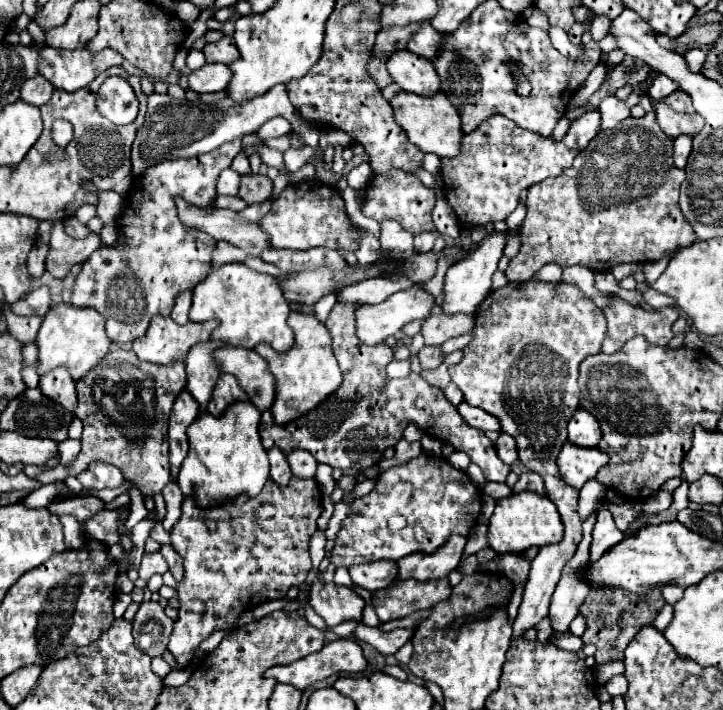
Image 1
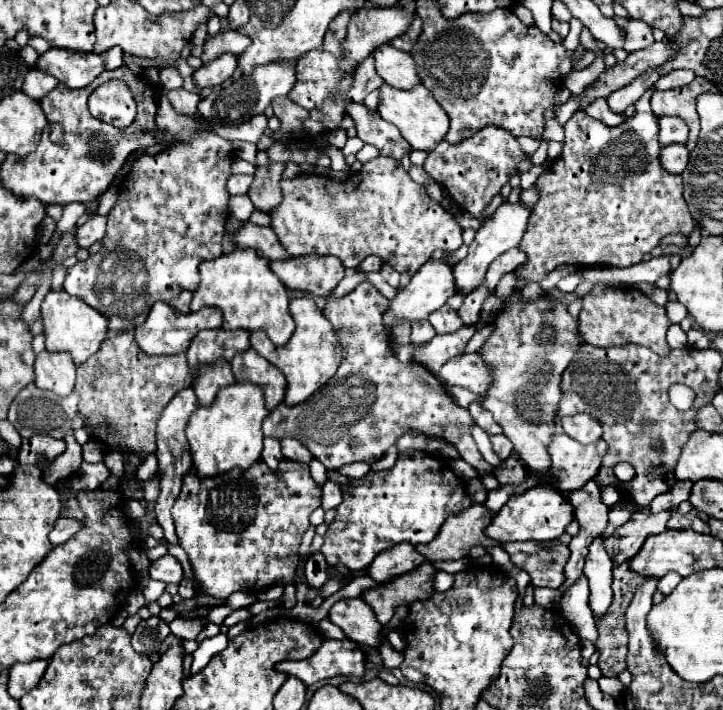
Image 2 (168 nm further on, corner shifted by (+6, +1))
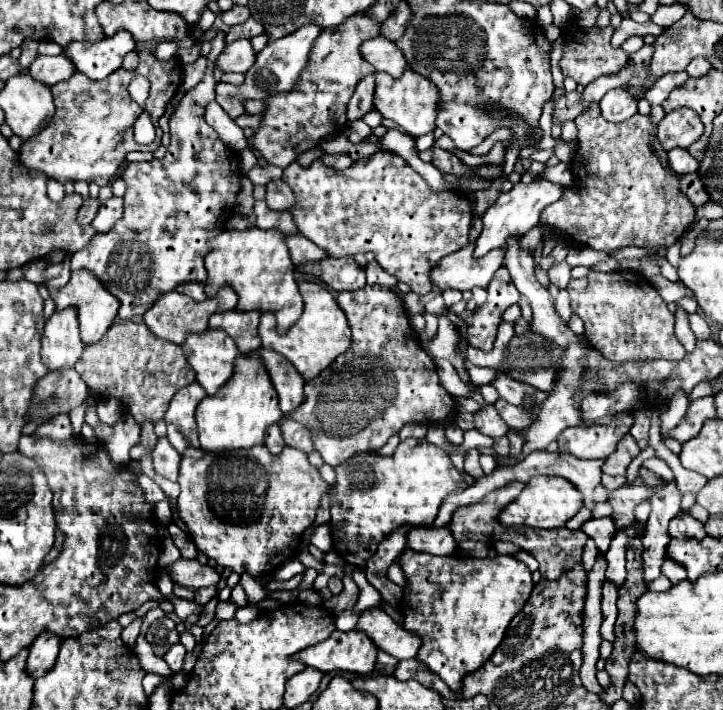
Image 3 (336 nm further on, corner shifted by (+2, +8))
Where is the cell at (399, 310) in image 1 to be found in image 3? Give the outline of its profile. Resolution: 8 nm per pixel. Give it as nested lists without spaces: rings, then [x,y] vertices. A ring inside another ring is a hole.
[[[480,218],[472,220],[472,230],[470,230],[470,244],[464,246],[462,250],[444,256],[438,266],[430,270],[430,282],[438,290],[454,288],[454,290],[472,290],[476,286],[486,288],[494,276],[494,272],[504,264],[504,250],[494,250],[486,254],[486,258],[474,260],[472,250],[474,250],[474,238],[482,232],[482,222]]]

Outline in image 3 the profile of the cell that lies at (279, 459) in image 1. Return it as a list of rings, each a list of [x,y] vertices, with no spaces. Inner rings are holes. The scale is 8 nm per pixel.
[[[278,424],[270,426],[270,428],[266,430],[266,448],[268,448],[272,454],[278,454],[278,452],[282,452],[284,446],[286,446],[286,444],[284,444],[280,426],[278,426]]]

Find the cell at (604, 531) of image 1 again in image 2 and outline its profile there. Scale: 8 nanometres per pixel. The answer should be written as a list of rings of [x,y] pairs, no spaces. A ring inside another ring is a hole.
[[[598,536],[590,545],[584,566],[584,575],[590,581],[590,609],[594,619],[604,617],[606,607],[612,603],[612,569],[614,563],[604,551],[604,539]]]

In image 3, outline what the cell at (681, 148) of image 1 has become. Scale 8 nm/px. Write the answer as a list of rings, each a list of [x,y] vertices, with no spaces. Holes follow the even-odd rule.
[[[684,148],[668,150],[668,164],[676,174],[690,174],[698,170],[698,160],[694,160]]]

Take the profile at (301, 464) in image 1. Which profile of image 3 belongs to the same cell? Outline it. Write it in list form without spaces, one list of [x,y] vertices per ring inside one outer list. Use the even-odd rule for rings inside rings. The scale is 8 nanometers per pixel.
[[[284,418],[286,422],[280,424],[280,430],[284,434],[284,440],[288,446],[292,448],[298,448],[302,452],[312,452],[314,450],[314,444],[312,444],[312,434],[310,430],[306,430],[306,426],[298,424],[298,422],[292,422],[288,418]]]

